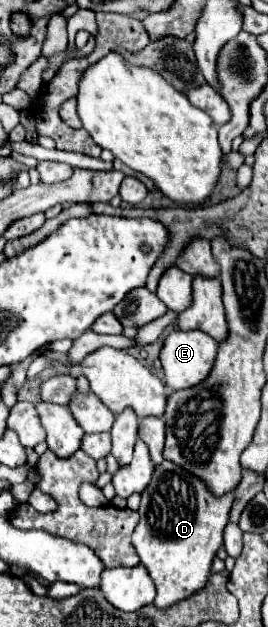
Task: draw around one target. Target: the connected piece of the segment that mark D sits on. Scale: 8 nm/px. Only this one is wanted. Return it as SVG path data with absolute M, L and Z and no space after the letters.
M162 461L154 467L152 481L142 491L142 503L138 509L140 523L134 529L132 545L156 585L156 607L170 607L202 589L210 575L212 559L222 547L222 531L228 523L232 501L234 489L224 495L214 495L200 477L184 471L172 461Z

